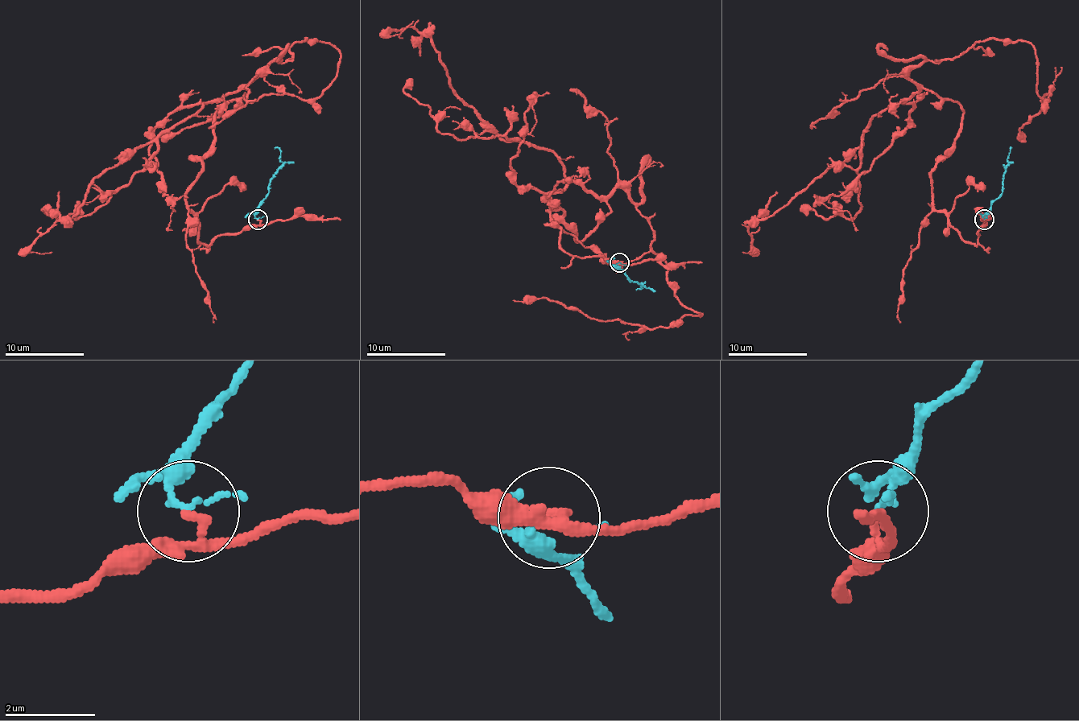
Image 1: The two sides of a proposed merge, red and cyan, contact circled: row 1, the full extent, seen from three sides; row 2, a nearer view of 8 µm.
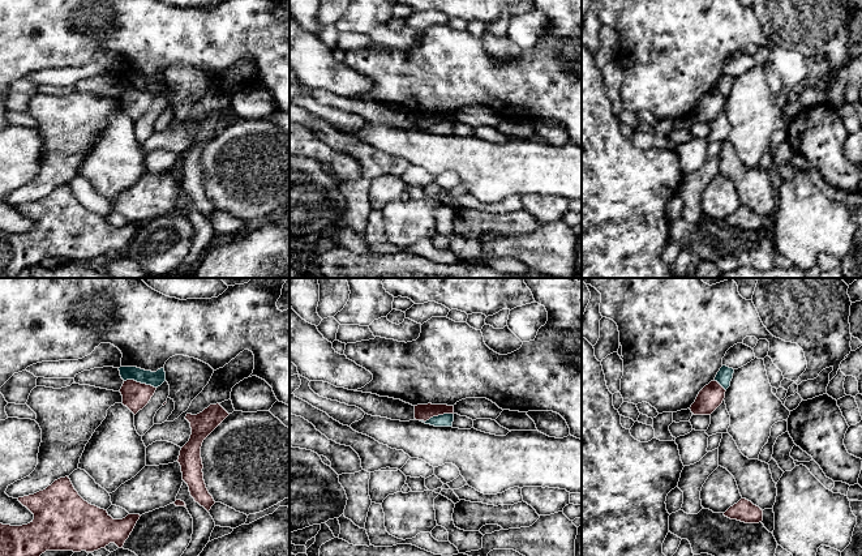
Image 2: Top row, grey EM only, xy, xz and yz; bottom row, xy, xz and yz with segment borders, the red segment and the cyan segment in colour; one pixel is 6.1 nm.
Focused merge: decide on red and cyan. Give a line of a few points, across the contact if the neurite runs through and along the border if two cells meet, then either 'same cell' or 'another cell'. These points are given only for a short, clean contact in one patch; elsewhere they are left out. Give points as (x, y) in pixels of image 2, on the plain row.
xz (453, 120), (433, 123), (420, 128) | another cell

